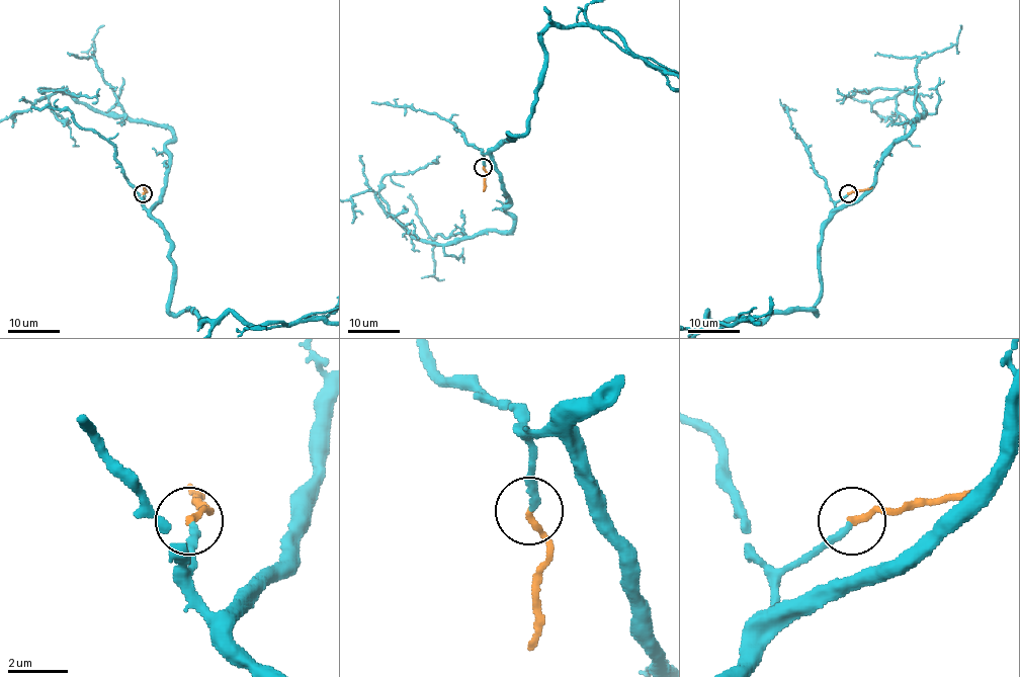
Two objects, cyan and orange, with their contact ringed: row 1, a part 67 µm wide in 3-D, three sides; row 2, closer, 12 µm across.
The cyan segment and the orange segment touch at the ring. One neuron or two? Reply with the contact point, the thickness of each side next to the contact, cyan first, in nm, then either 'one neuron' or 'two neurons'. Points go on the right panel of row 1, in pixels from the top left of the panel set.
at (848, 193); 240 nm thick on the cyan side, 220 nm on the other; one neuron

